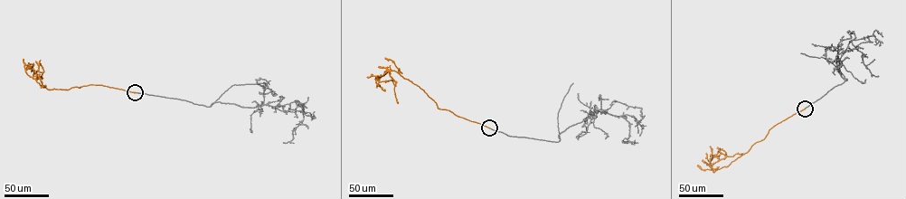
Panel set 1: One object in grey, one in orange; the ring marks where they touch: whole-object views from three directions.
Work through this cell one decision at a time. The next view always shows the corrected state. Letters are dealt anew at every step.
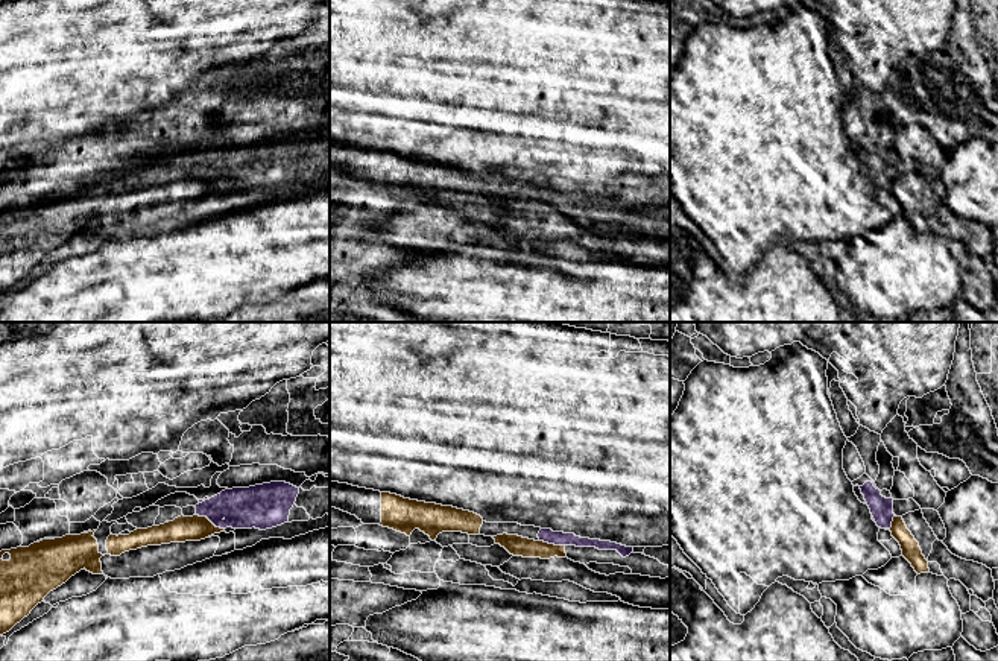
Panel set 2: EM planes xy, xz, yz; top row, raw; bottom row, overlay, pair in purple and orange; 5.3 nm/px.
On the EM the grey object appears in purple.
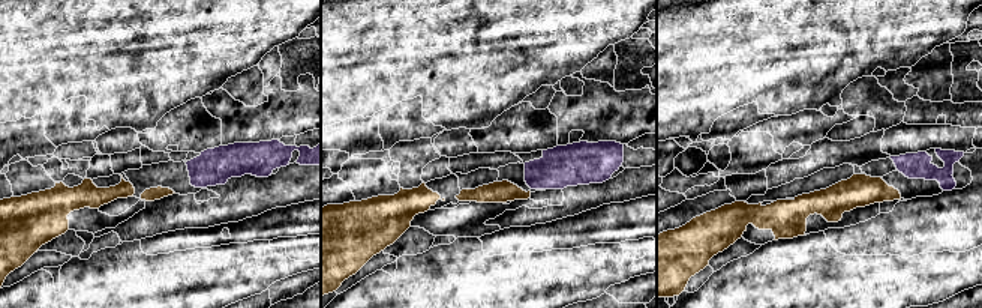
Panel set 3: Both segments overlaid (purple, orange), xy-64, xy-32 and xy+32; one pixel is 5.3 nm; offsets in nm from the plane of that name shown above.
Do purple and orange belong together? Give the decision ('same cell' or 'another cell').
same cell

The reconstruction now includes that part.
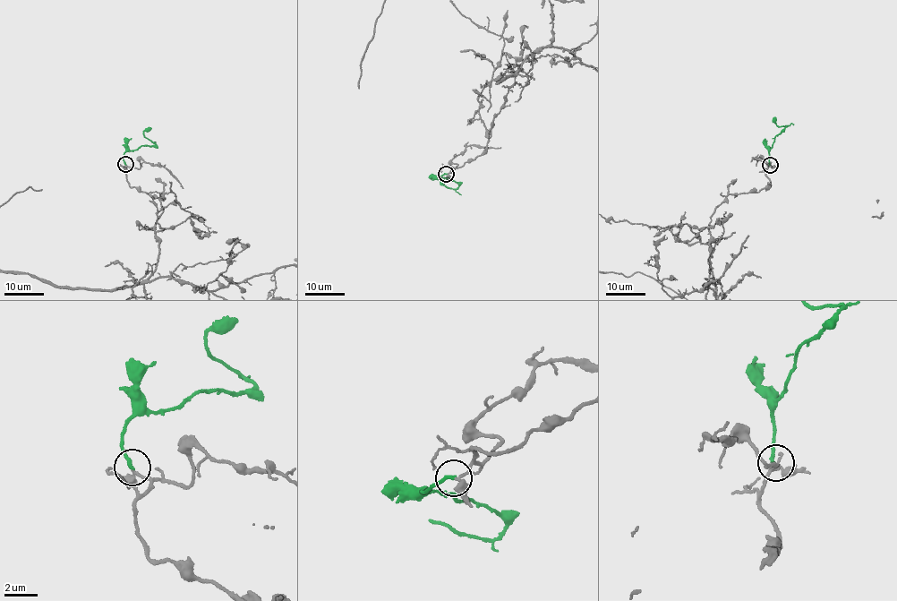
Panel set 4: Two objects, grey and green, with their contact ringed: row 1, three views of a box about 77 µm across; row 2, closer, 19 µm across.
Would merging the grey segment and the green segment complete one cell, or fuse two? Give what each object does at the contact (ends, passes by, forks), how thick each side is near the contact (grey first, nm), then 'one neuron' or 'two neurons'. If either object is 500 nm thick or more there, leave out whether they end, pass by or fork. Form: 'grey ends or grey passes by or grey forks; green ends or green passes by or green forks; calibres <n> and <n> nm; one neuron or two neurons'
grey passes by; green ends; calibres 240 and 220 nm; one neuron

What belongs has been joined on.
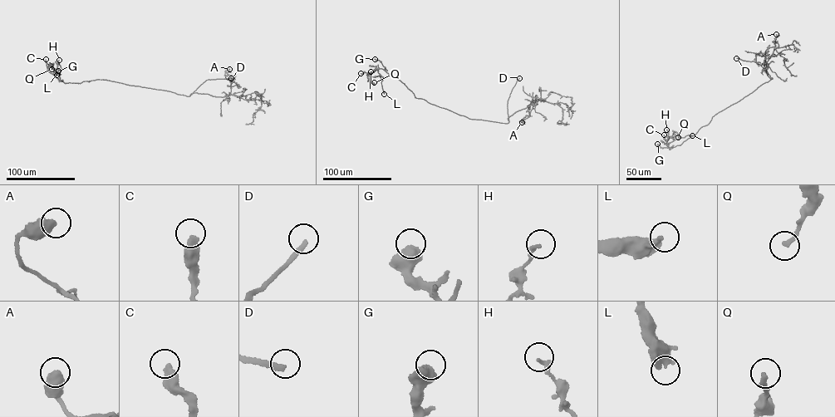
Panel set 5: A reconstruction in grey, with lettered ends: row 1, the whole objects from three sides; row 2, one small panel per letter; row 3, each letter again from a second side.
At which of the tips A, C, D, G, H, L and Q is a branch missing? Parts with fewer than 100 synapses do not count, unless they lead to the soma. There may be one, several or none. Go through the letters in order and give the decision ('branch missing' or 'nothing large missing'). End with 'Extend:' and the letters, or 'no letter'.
A: nothing large missing
C: nothing large missing
D: branch missing
G: nothing large missing
H: nothing large missing
L: nothing large missing
Q: nothing large missing
Extend: D

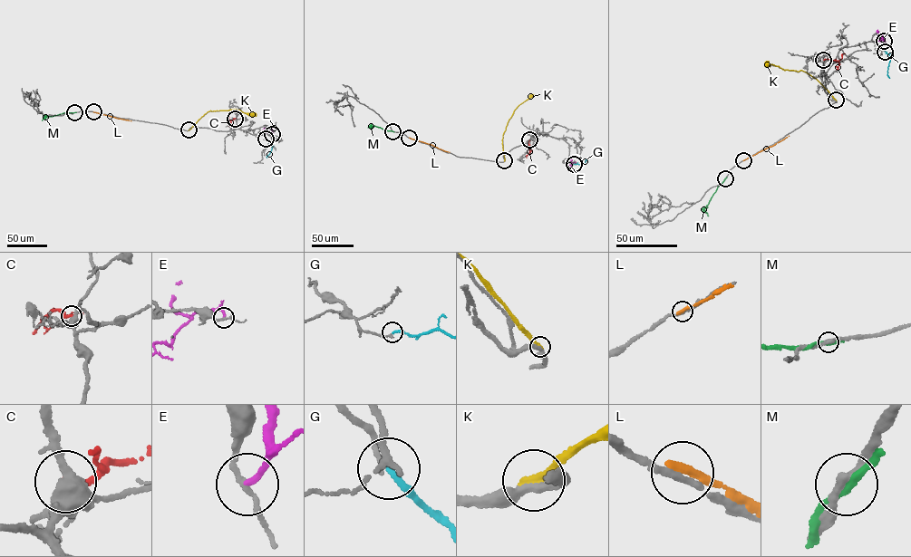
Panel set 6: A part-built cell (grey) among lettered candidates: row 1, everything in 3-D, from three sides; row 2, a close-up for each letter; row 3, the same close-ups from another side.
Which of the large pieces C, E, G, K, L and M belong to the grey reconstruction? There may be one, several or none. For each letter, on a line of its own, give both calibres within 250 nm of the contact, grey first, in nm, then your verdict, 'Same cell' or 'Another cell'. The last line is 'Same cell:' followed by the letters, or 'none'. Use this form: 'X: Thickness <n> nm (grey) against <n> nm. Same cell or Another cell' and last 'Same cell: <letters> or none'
C: Thickness 440 nm (grey) against 200 nm. Another cell
E: Thickness 160 nm (grey) against 170 nm. Another cell
G: Thickness 170 nm (grey) against 200 nm. Same cell
K: Thickness 320 nm (grey) against 280 nm. Another cell
L: Thickness 200 nm (grey) against 300 nm. Another cell
M: Thickness 280 nm (grey) against 240 nm. Another cell
Same cell: G

